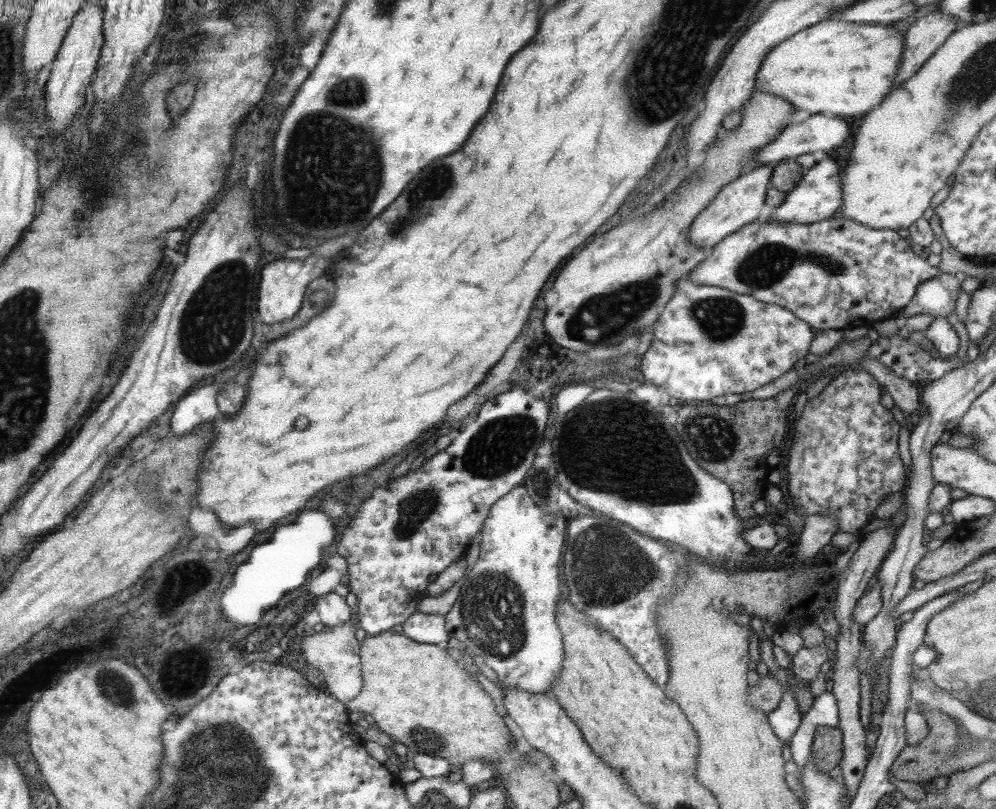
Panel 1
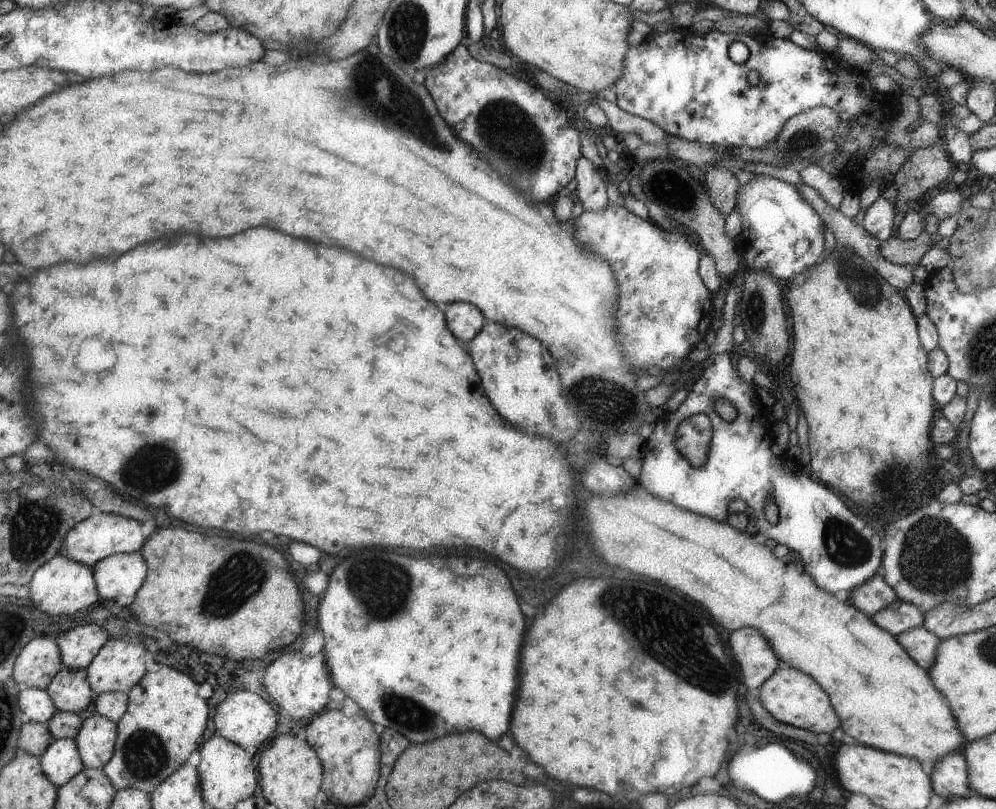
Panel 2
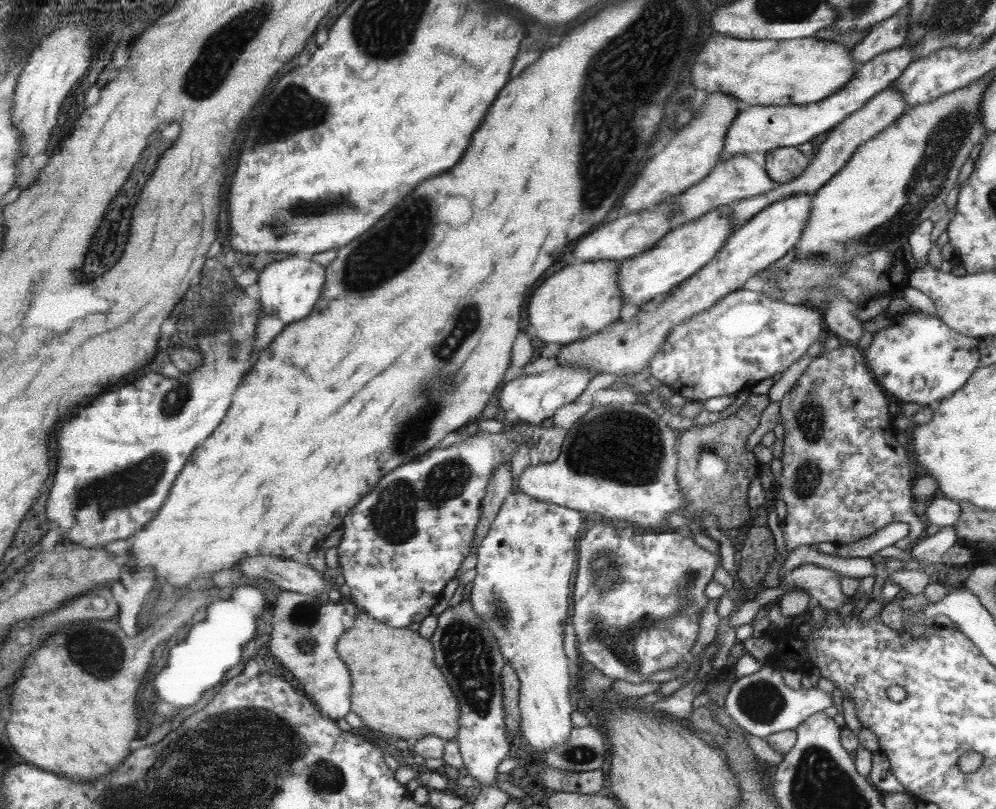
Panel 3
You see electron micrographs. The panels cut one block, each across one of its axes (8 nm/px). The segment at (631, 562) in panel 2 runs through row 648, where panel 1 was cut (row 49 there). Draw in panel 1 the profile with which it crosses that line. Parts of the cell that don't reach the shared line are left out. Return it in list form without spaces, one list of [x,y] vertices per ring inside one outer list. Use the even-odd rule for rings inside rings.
[[[827,19],[817,25],[800,30],[786,41],[780,42],[758,70],[754,88],[789,101],[795,110],[805,110],[811,115],[863,116],[881,104],[891,91],[894,76],[901,65],[905,38],[889,25],[854,23],[846,20]]]

